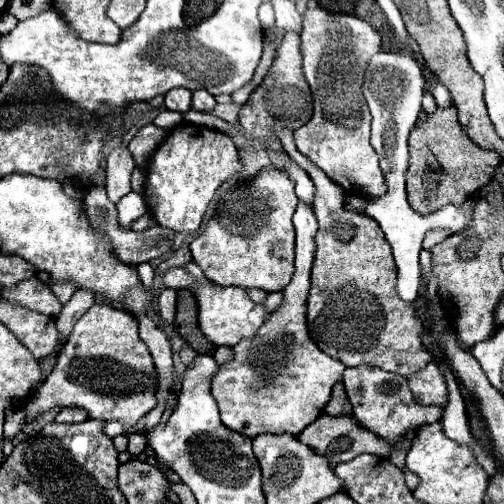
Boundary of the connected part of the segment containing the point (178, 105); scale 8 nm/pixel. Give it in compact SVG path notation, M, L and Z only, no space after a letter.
M174 88L168 94L164 94L164 106L168 110L178 110L178 112L188 112L190 110L190 90L186 88Z

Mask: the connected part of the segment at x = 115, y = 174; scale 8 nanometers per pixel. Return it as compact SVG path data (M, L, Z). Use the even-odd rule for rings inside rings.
M116 146L108 158L106 158L106 194L108 200L112 200L114 204L126 196L132 188L130 188L130 174L134 170L134 160L130 156L130 152L126 148Z

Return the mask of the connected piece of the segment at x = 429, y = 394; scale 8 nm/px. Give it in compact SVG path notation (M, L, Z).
M430 362L424 370L412 374L408 378L410 382L410 390L414 394L414 400L418 404L424 404L424 406L440 406L444 408L444 404L448 404L448 386L446 386L446 380L444 380L444 374L442 370Z

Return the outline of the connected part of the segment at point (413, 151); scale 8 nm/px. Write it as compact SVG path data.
M450 104L446 108L436 108L432 116L416 124L408 138L410 146L410 166L406 170L406 194L414 212L424 216L440 210L446 204L464 204L478 188L484 186L492 176L500 156L496 152L486 152L474 146L468 136L460 130L456 122L456 108Z

